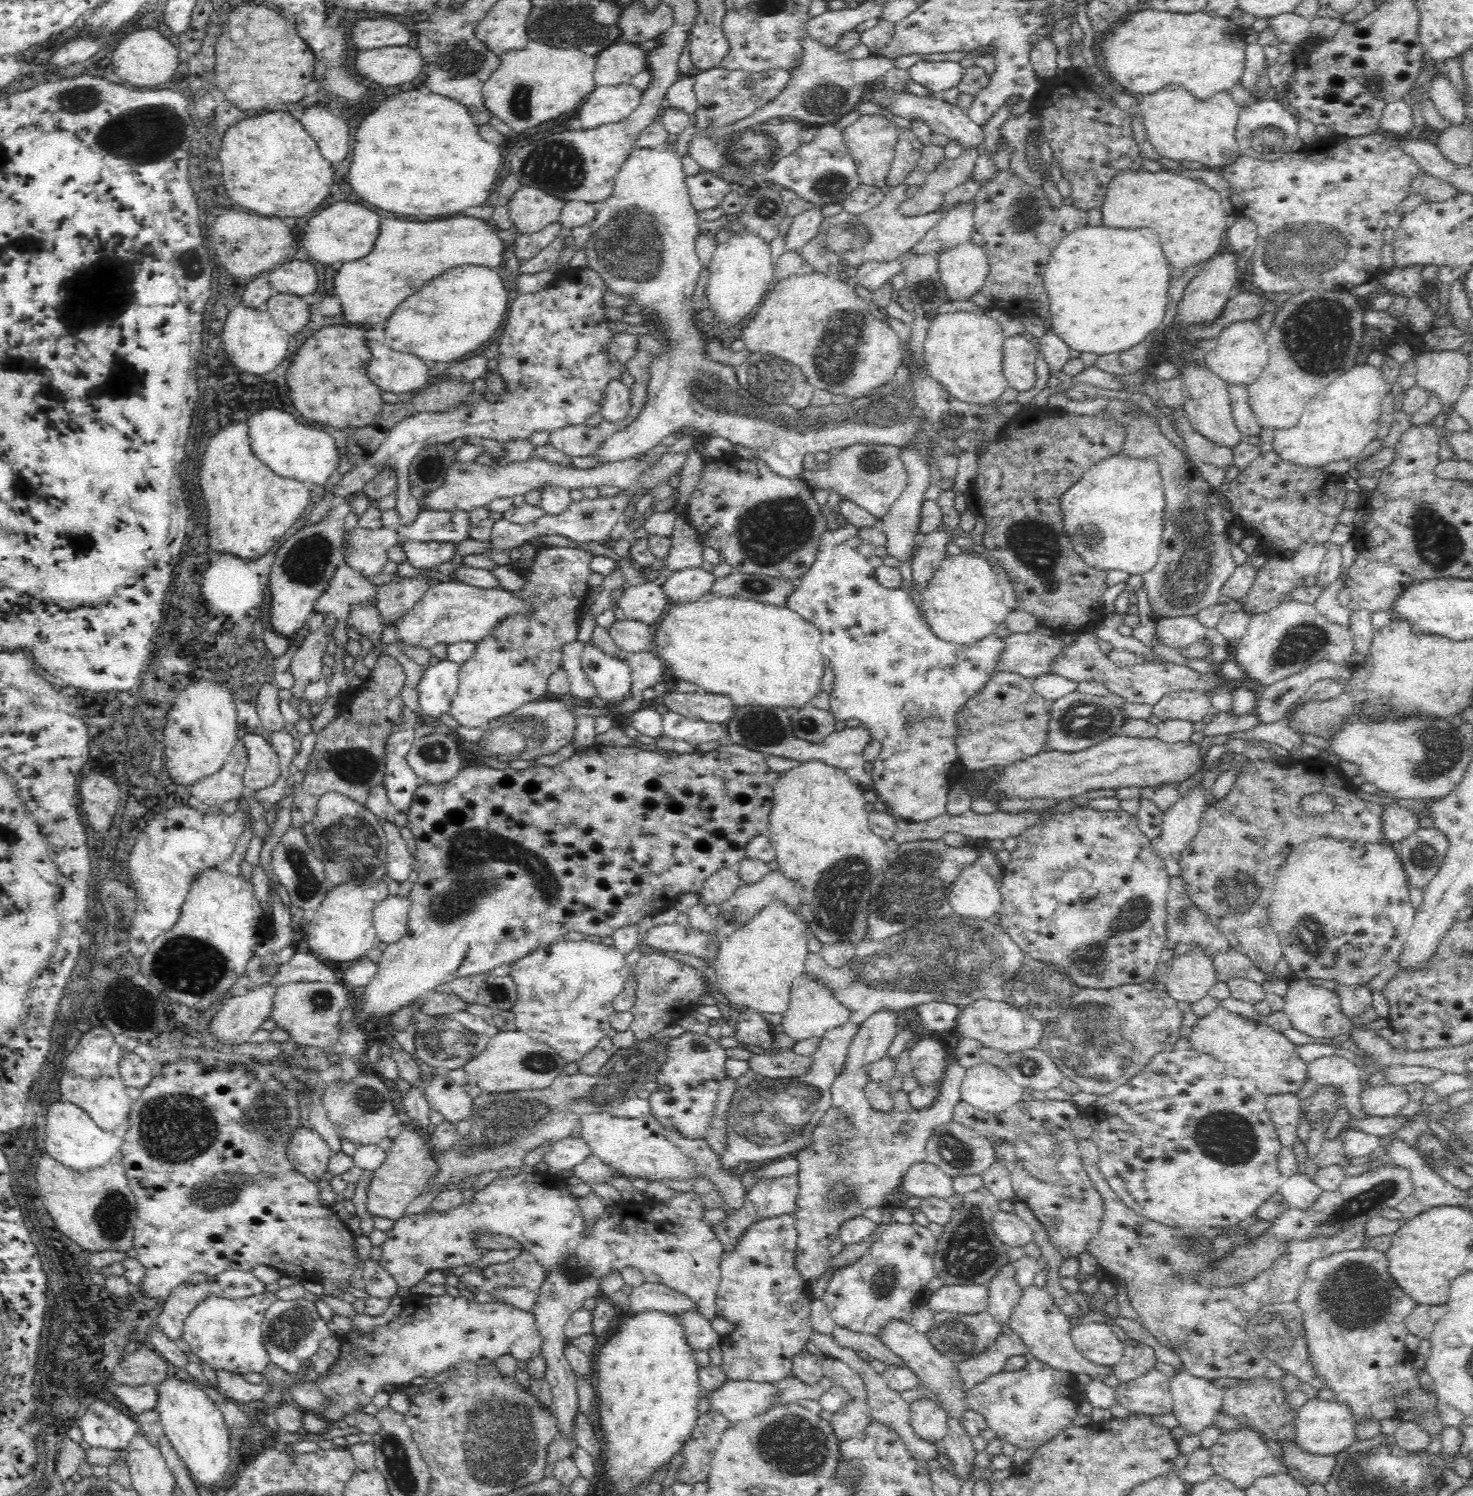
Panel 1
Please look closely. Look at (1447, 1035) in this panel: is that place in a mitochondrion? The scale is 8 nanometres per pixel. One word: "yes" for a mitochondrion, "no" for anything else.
no

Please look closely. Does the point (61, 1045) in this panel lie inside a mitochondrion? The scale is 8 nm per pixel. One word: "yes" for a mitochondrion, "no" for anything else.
no

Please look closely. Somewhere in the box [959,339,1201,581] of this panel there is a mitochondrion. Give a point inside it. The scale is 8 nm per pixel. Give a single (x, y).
(1086, 533)

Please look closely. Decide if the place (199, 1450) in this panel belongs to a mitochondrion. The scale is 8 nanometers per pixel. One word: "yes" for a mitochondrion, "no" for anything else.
no

